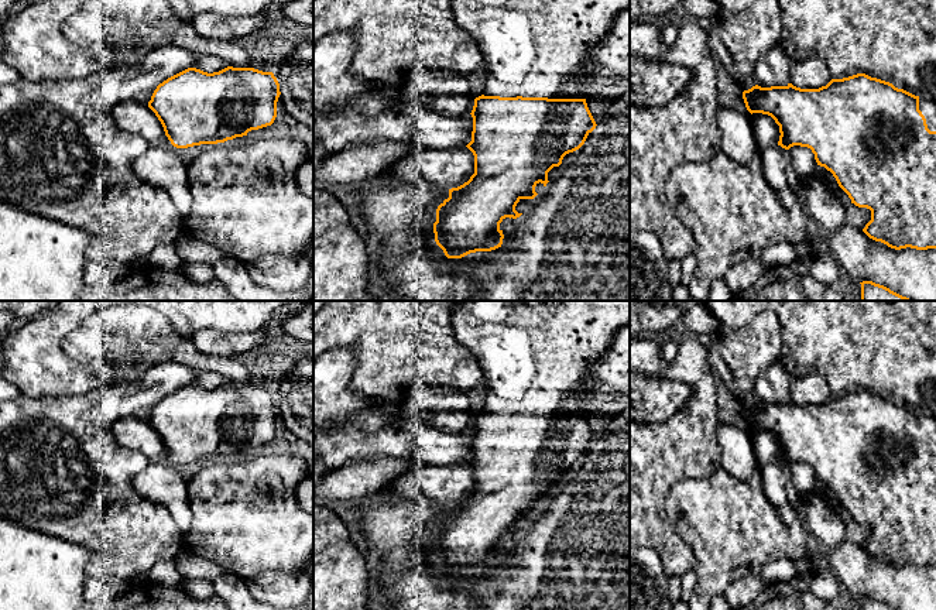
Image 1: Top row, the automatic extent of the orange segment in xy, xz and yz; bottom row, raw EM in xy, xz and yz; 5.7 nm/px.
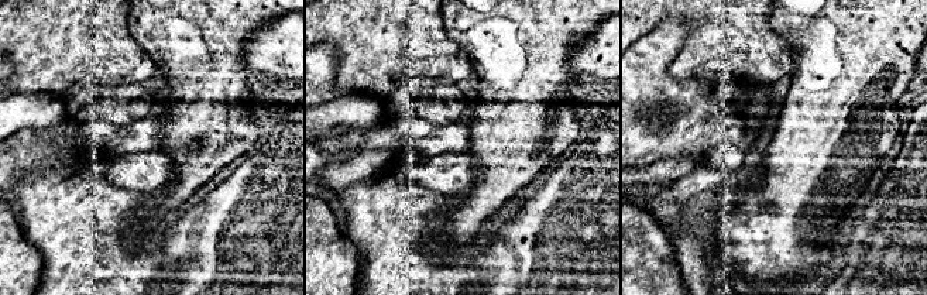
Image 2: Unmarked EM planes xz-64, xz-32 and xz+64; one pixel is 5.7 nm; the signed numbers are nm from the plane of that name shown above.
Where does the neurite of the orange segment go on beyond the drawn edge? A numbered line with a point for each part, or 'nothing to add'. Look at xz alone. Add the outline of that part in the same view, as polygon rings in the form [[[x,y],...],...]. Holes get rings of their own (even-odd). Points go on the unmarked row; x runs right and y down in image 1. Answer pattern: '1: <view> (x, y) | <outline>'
1: xz (534, 355) | [[[459,301],[453,313],[456,340],[476,357],[483,373],[487,391],[483,411],[500,414],[586,415],[600,400],[590,363],[608,349],[613,336],[624,326],[630,326],[630,301]]]

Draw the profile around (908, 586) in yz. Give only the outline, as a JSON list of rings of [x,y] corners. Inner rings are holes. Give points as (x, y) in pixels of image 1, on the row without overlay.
[[[843,541],[830,549],[822,549],[827,554],[829,569],[853,597],[872,597],[896,610],[936,610],[936,565],[916,566],[906,563],[895,566],[848,541]]]

